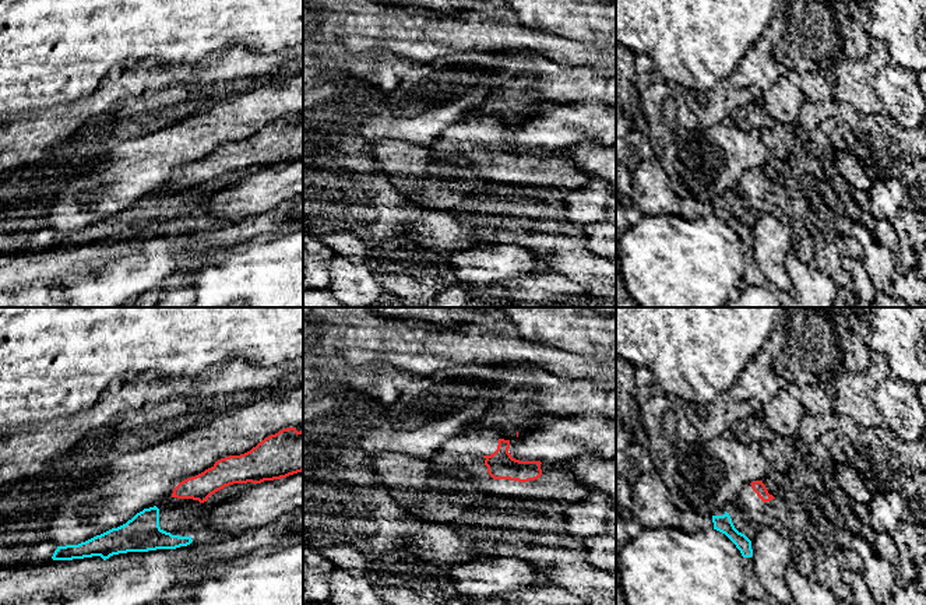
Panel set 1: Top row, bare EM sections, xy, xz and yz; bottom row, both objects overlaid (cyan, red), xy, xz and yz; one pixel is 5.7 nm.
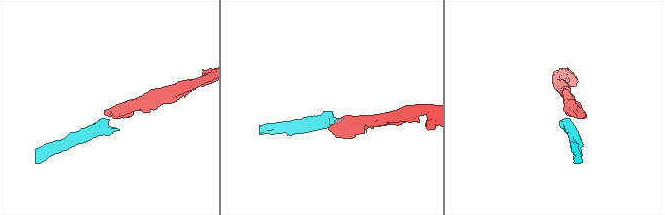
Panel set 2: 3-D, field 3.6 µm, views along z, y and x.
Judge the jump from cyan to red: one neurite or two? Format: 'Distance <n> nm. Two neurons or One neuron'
Distance 110 nm. Two neurons

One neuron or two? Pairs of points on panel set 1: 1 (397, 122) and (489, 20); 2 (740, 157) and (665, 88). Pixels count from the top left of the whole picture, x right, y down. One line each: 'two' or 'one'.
1: two
2: one

